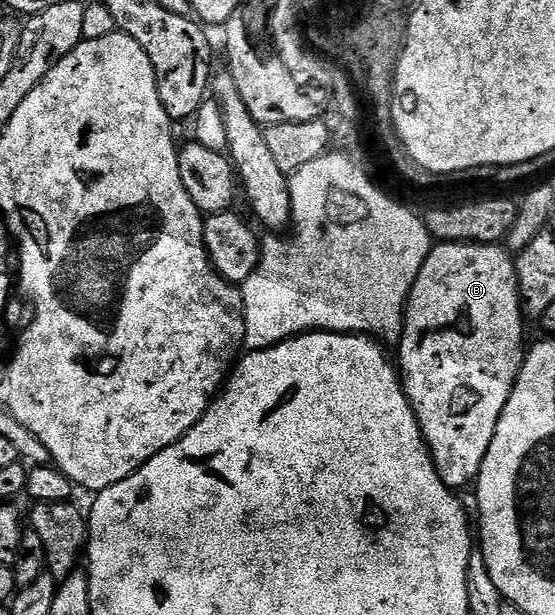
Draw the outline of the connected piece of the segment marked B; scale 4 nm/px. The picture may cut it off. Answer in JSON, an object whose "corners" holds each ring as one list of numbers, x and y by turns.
{"corners":[[437,242,430,247,429,257,423,262,423,266,419,270,419,274,415,278,415,282,409,291,409,302,405,306,405,329,401,331,401,343,399,351,401,351,401,360,399,359,399,375,402,385,405,389,405,396,409,399,409,404,413,408,413,412,417,416,417,421,421,427,421,433,425,439,425,444,429,447,429,455,433,458,433,465,437,467,439,478,443,478,446,486,454,490,461,490,464,484,472,485,476,481,477,476,481,473,483,466,483,458,487,458,487,450,491,446,491,438,495,438,495,430,499,426,499,418,503,414,503,406,507,406,507,398,511,398,511,390,515,386,515,382,521,373,521,364,525,360,527,343,525,344,525,324,523,319,523,309,521,307,521,291,517,288,517,265,514,257,501,244,446,244,444,242]]}

